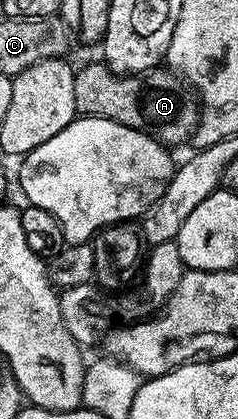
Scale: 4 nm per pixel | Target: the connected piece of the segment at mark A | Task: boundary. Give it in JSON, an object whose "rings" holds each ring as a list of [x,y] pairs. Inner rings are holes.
{"rings":[[[85,65],[74,72],[75,107],[82,117],[111,119],[151,135],[162,145],[174,147],[192,138],[201,117],[201,107],[192,88],[176,72],[165,67],[140,75],[112,73],[108,65]]]}

